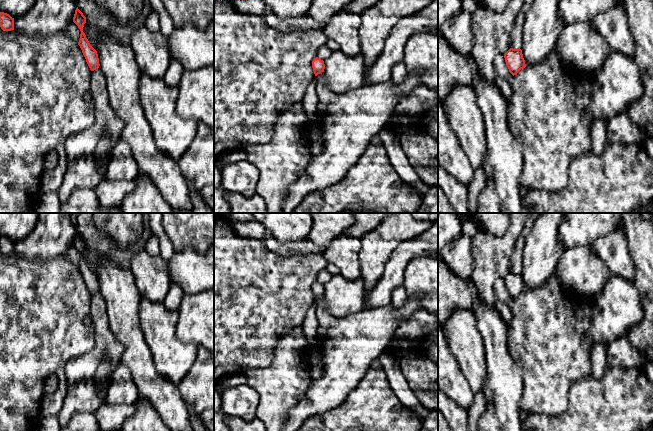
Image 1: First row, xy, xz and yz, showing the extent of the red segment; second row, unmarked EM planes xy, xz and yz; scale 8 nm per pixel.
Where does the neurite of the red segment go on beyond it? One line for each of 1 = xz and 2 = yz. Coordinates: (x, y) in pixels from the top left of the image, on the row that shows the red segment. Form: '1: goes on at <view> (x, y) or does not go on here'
1: does not go on here
2: does not go on here

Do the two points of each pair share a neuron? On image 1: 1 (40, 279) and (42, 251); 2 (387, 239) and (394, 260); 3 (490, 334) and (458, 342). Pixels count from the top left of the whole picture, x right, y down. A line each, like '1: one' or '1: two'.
1: two
2: two
3: two

